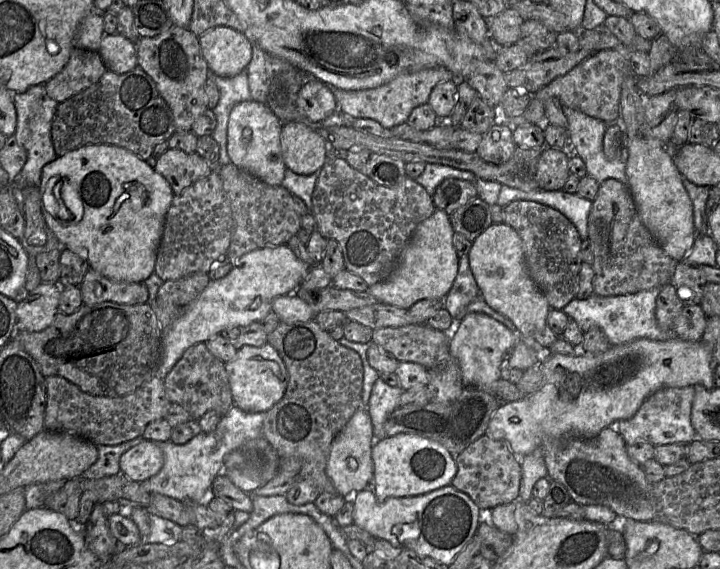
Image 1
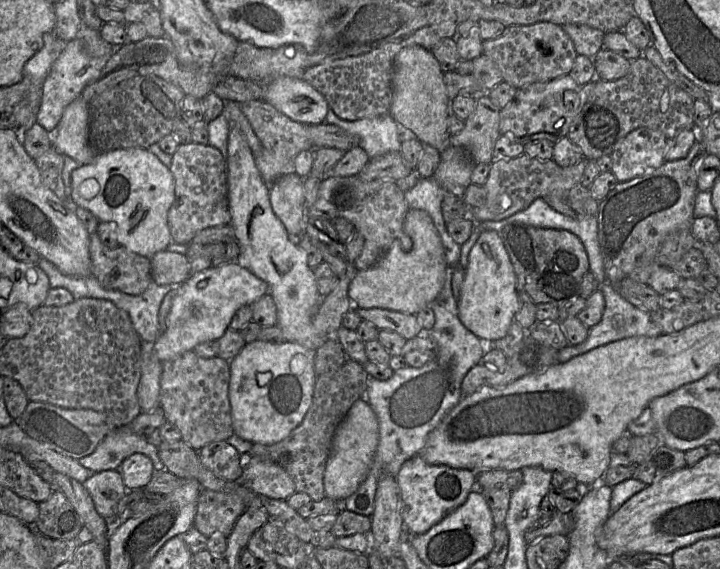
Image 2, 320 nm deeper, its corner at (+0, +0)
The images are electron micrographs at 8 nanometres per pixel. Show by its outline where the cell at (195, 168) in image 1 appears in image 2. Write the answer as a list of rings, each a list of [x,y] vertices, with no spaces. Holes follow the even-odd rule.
[[[193,141],[180,144],[169,168],[175,179],[175,200],[168,212],[172,242],[189,245],[201,230],[231,223],[227,159],[219,149]]]

